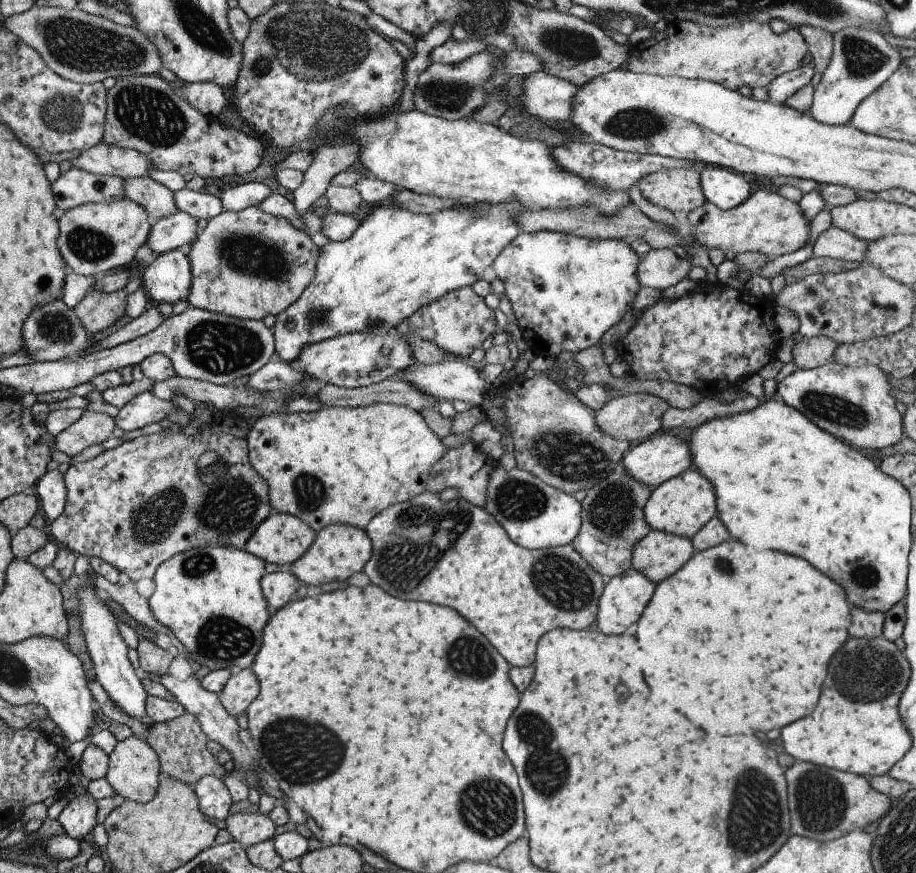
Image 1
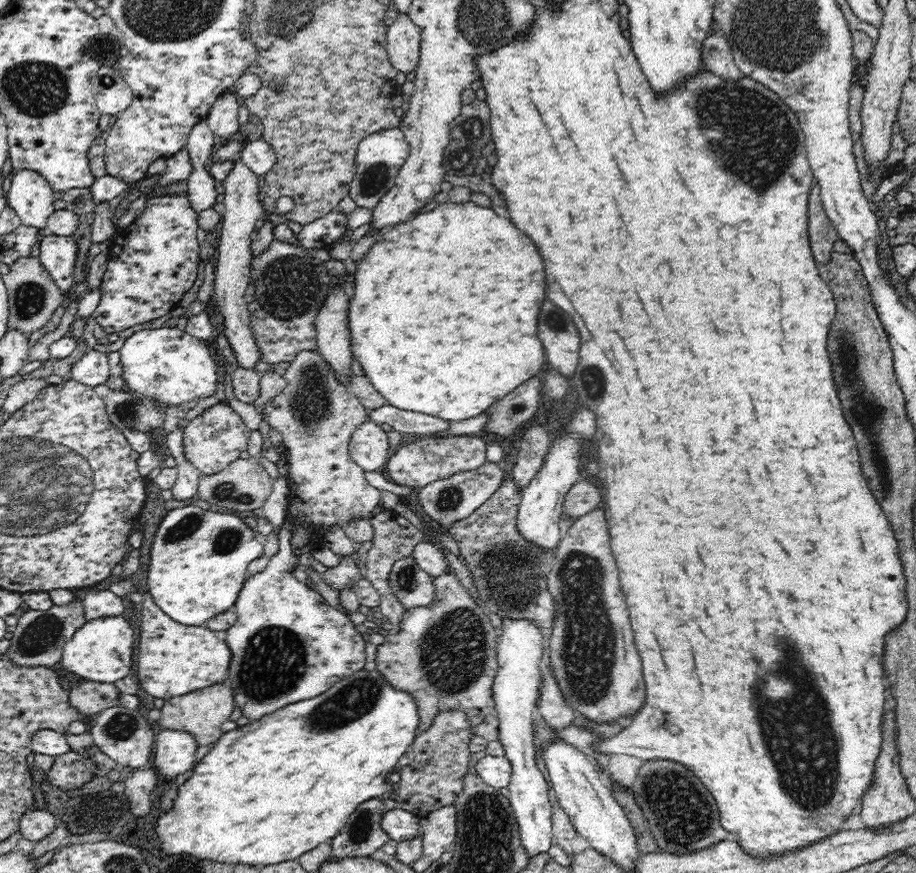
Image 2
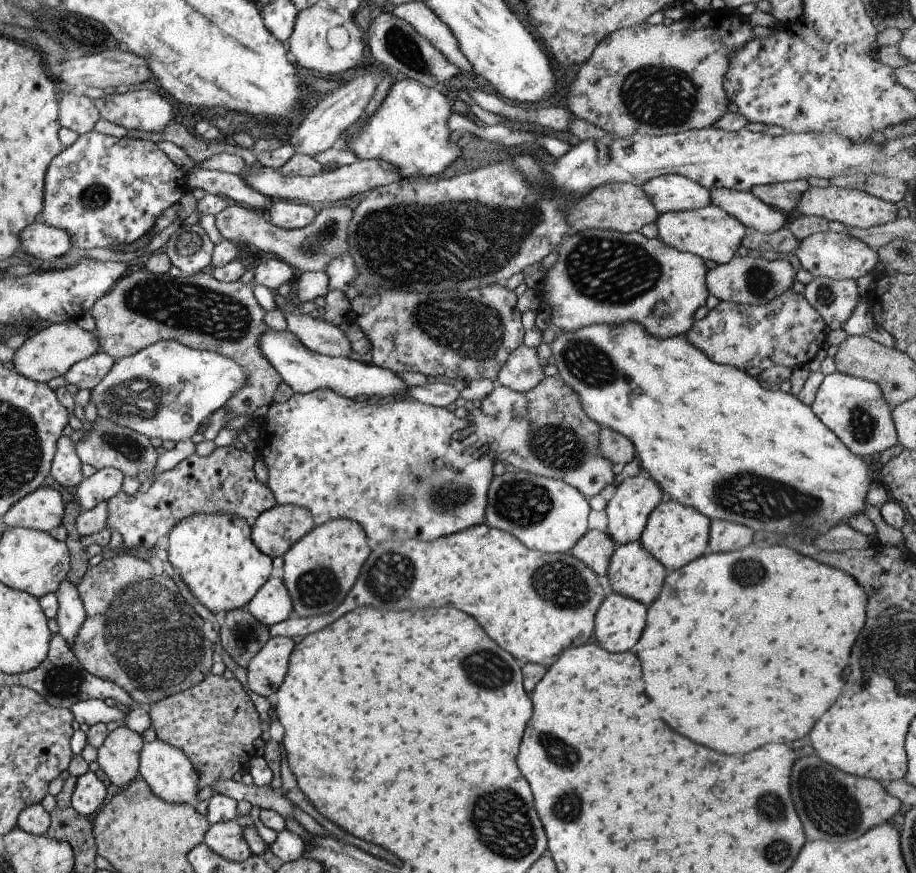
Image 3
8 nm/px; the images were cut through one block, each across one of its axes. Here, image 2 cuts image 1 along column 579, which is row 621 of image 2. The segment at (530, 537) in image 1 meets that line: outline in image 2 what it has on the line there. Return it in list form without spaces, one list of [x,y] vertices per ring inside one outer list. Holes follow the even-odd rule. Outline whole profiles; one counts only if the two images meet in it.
[[[502,620],[503,629],[498,633],[499,670],[494,678],[495,714],[499,720],[498,738],[512,763],[512,780],[508,786],[514,819],[519,826],[519,837],[527,857],[547,854],[553,844],[553,830],[548,786],[540,769],[534,763],[532,743],[532,708],[537,704],[538,687],[541,683],[540,660],[545,645],[540,631],[527,620]]]

